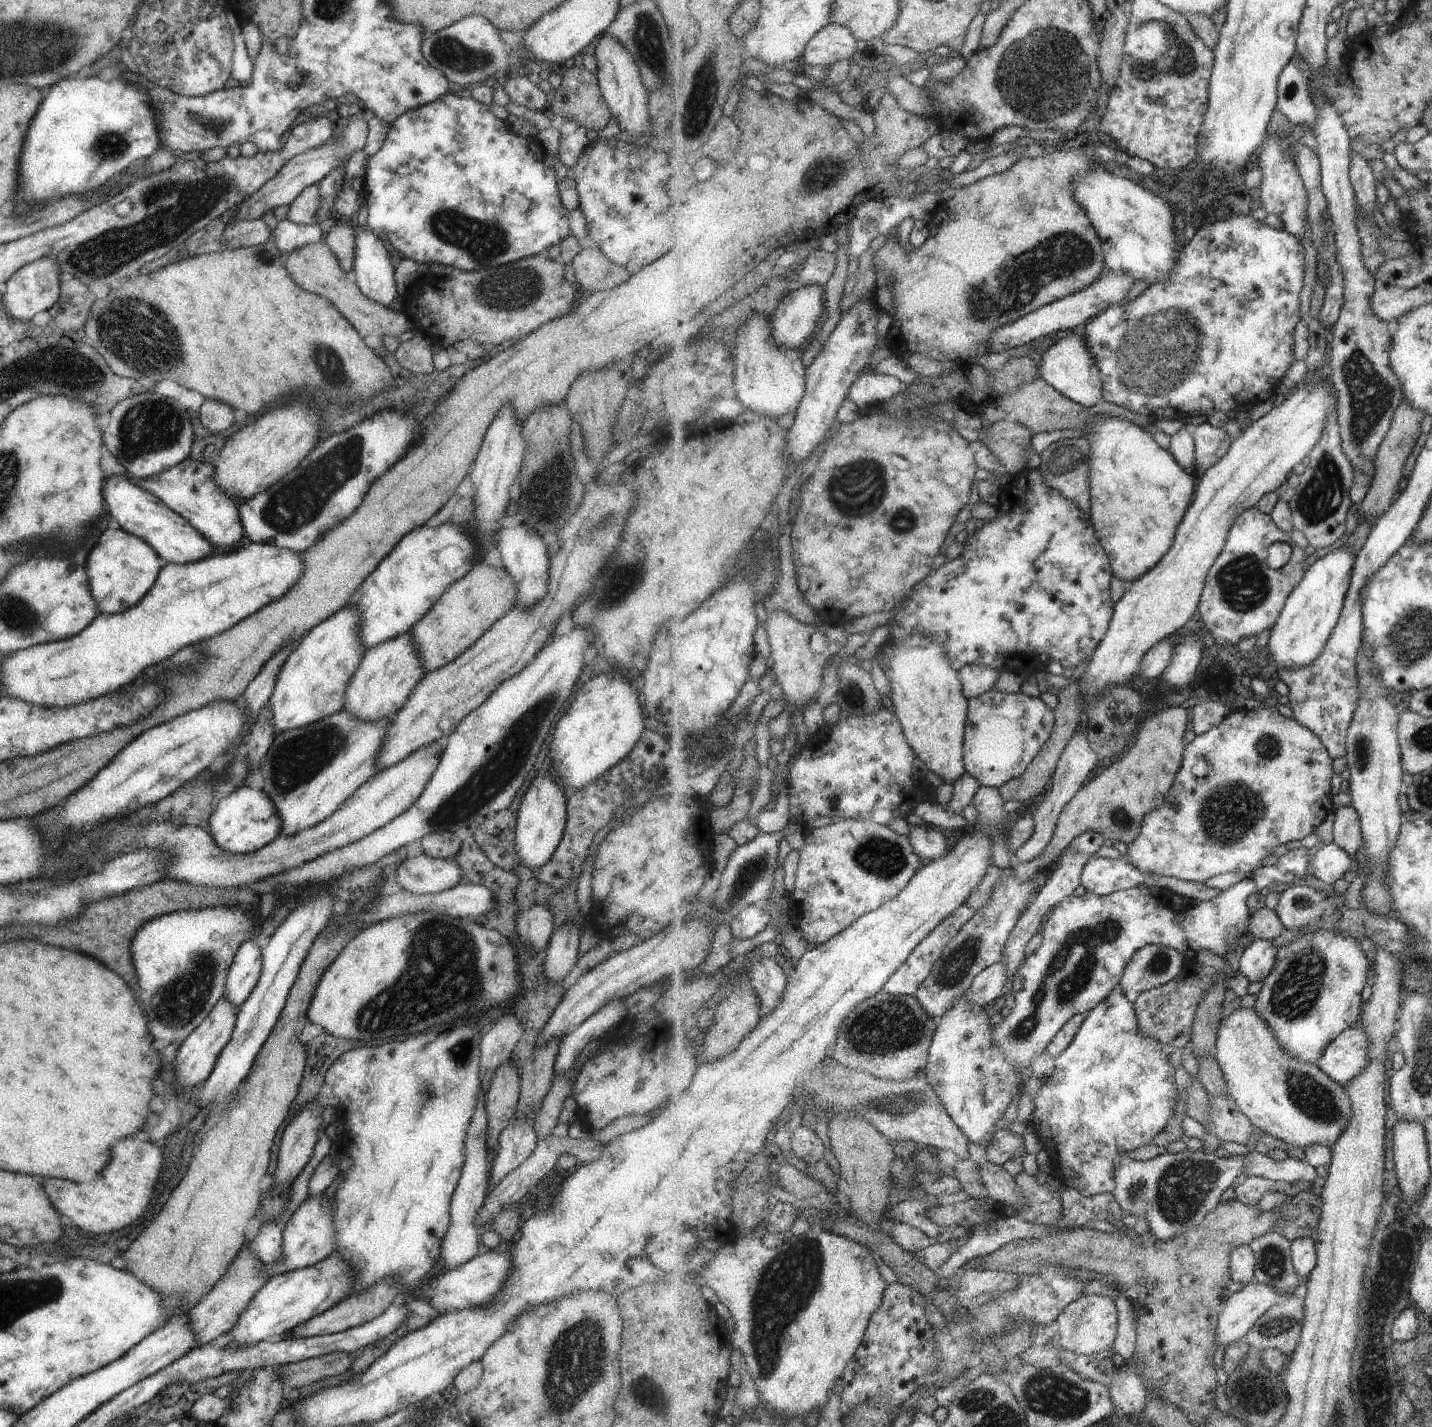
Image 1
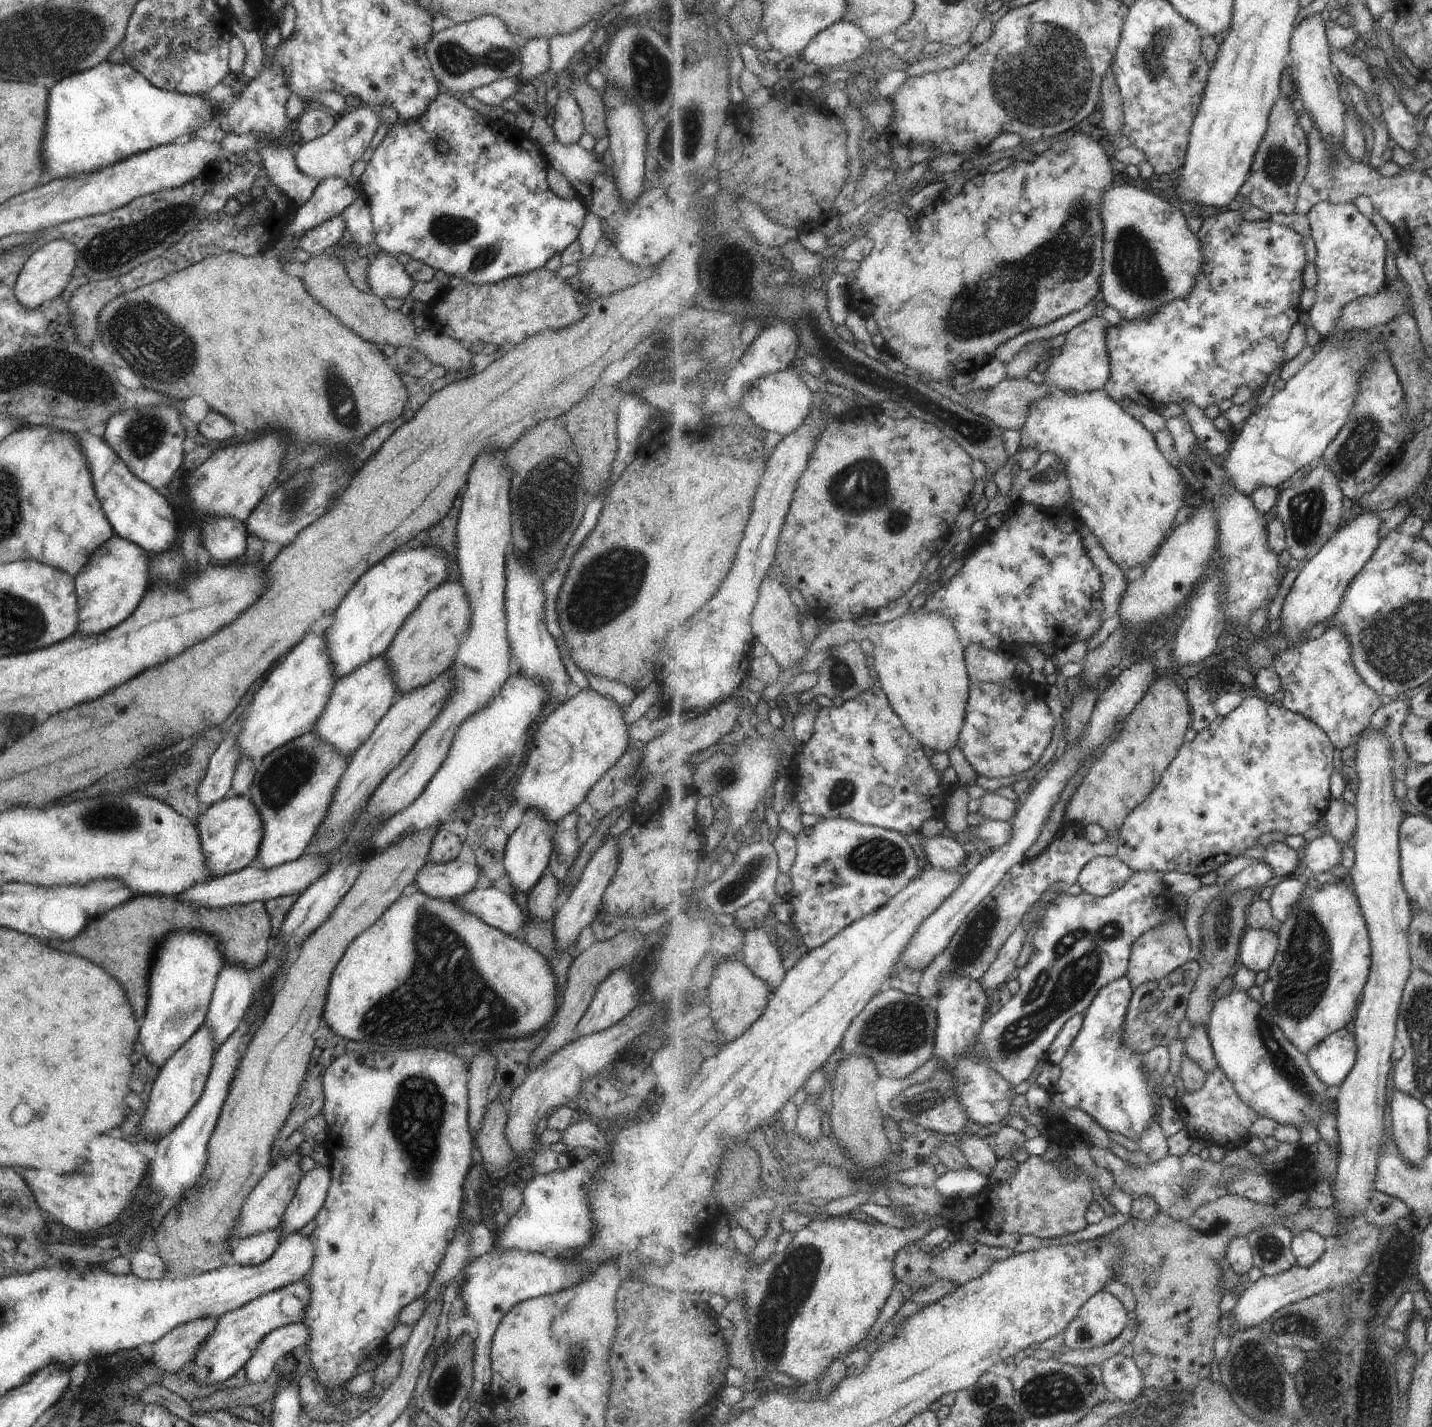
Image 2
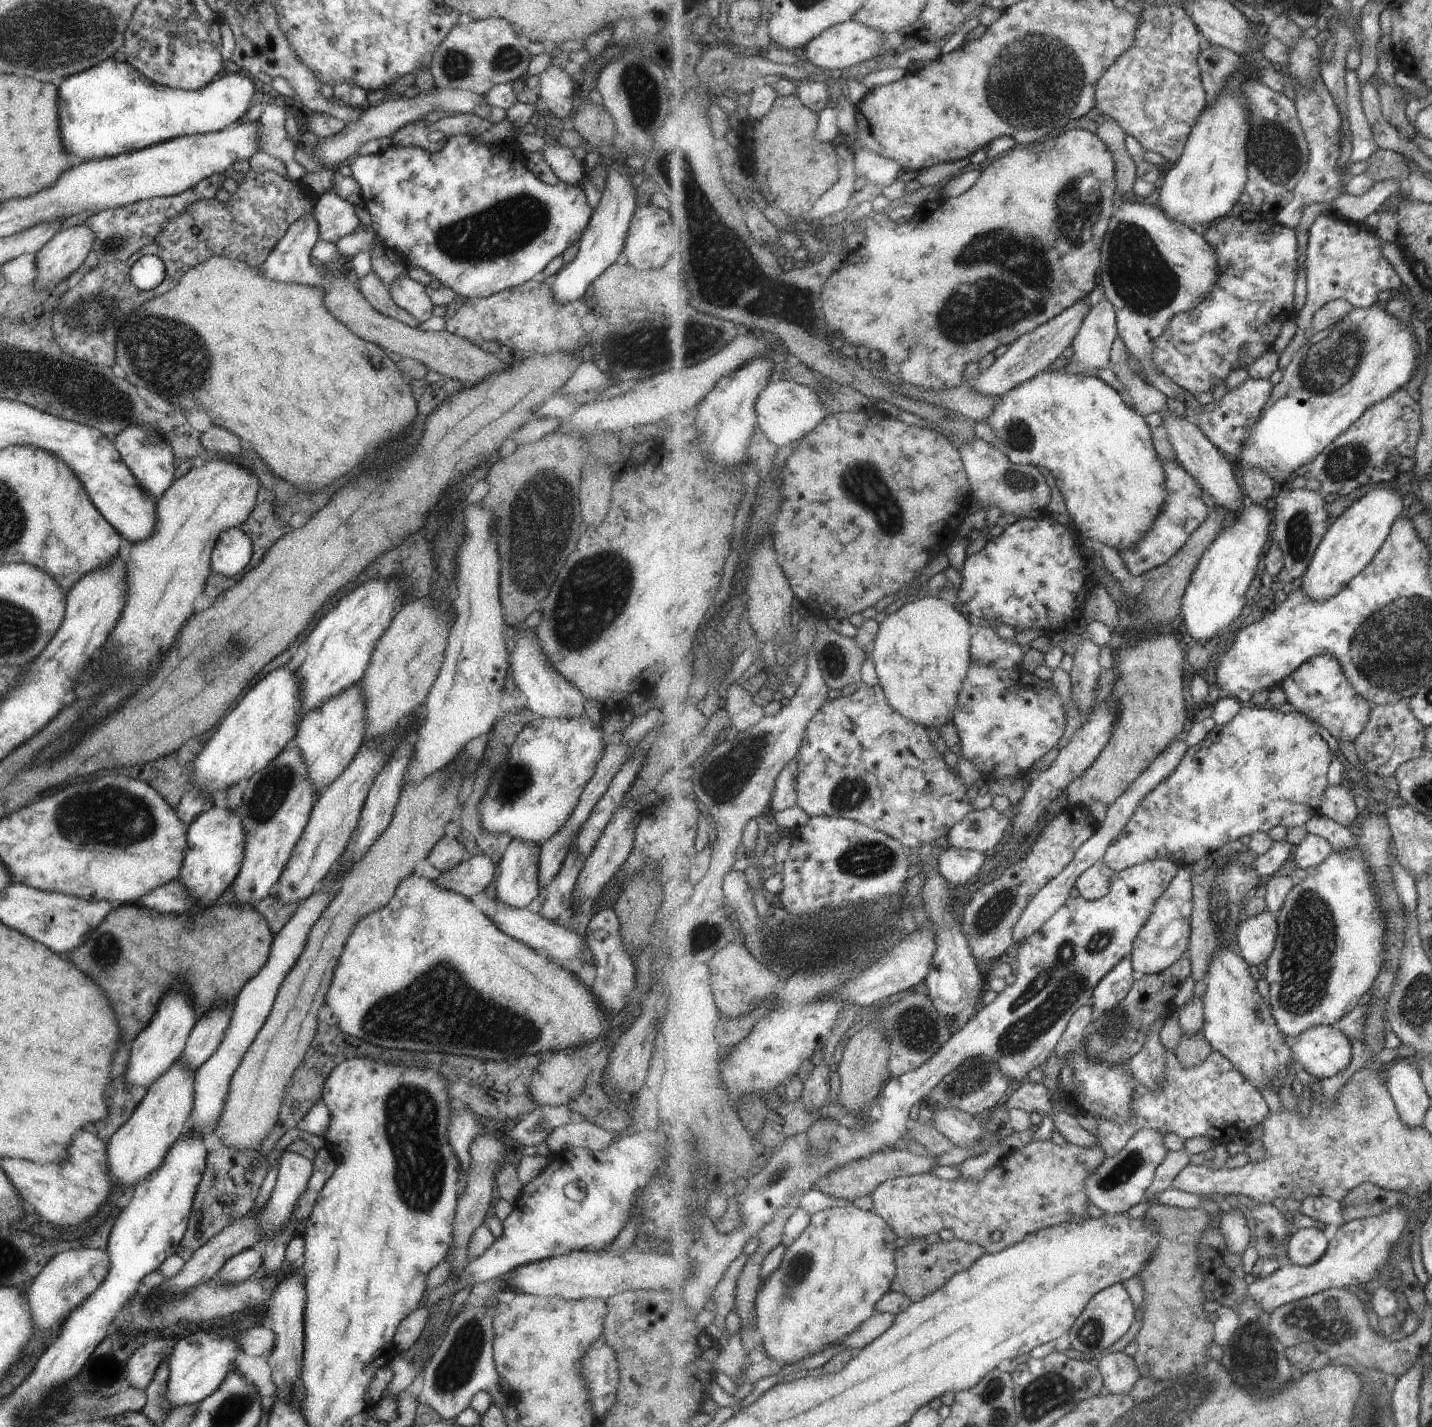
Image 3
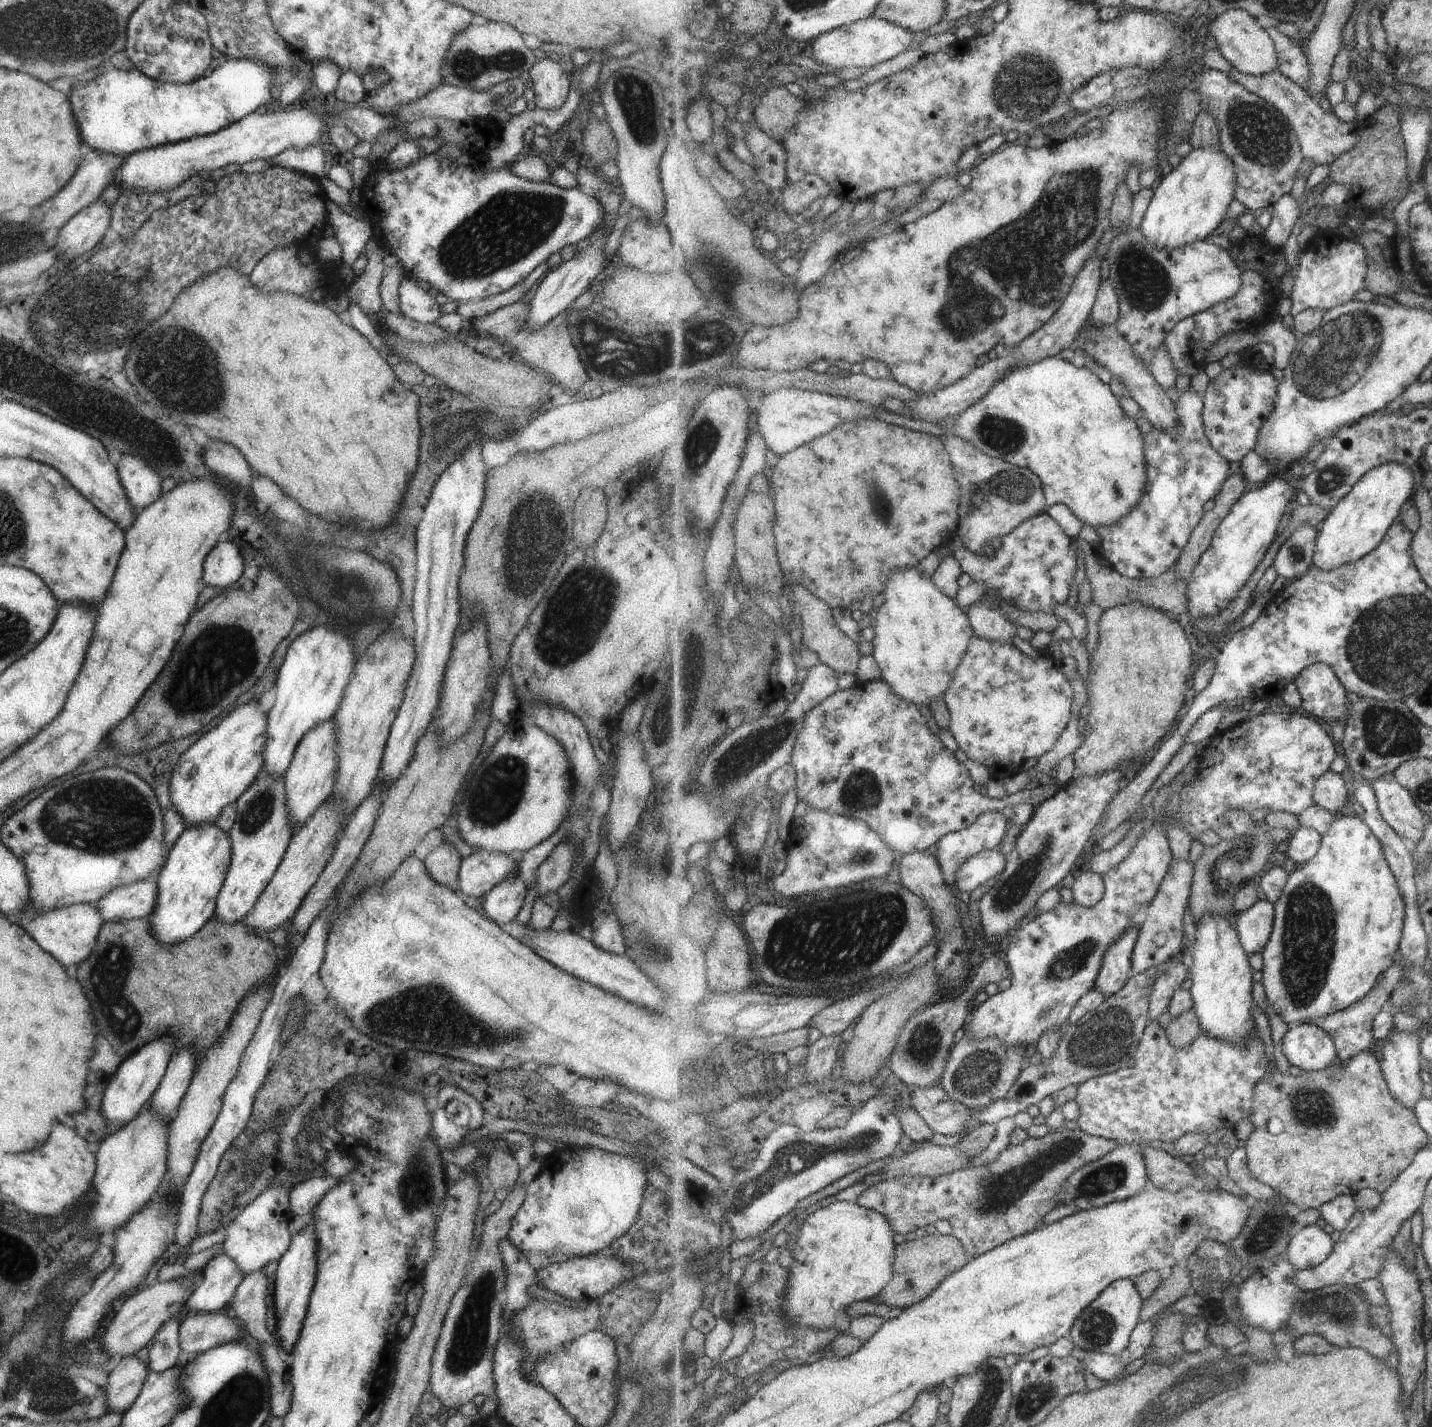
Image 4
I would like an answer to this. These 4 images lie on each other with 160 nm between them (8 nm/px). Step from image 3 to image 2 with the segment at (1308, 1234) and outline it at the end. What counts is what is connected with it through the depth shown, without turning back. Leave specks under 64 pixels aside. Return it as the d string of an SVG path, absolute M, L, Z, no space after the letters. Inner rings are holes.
M1303 1230L1297 1233L1292 1243L1292 1250L1299 1267L1311 1267L1321 1260L1329 1245L1319 1232Z

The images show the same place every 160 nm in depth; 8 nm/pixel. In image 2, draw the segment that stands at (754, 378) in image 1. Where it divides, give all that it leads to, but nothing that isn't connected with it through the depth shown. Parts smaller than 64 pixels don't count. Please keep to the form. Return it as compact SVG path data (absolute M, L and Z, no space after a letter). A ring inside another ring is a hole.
M793 367L787 370L781 370L777 374L759 378L751 390L745 392L742 408L751 416L751 419L765 432L771 431L787 438L799 426L805 424L805 420L811 414L815 394L809 390L809 386L801 380L801 376L793 370Z

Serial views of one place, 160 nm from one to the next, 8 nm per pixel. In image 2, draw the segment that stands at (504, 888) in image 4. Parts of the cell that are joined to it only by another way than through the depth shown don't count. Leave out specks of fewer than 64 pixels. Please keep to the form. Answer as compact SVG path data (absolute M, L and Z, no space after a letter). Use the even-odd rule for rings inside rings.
M525 809L523 812L519 826L511 832L511 836L506 841L502 859L504 874L509 878L511 888L515 892L527 895L539 881L543 870L548 866L552 850L552 834L555 829L555 823L547 821L534 809Z

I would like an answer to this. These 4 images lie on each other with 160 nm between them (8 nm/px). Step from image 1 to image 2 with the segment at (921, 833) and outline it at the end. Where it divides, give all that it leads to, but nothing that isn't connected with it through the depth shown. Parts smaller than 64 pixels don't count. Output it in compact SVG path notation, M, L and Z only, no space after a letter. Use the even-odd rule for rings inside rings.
M940 835L925 837L922 847L929 866L951 870L951 872L961 871L965 866L963 862L969 856L957 840Z

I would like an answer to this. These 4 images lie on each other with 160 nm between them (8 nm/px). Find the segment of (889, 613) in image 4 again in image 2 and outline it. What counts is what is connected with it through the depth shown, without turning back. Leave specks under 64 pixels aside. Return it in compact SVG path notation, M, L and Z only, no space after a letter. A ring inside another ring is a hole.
M922 608L891 622L869 624L862 629L874 645L871 662L877 672L877 682L890 699L894 712L925 747L949 755L959 744L972 684L966 649L955 620Z

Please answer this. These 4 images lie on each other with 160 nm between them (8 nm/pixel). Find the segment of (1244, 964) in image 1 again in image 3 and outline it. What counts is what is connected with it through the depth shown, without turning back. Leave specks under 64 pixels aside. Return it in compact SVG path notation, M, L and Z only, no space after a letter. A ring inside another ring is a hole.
M1269 911L1243 919L1236 948L1251 966L1266 964L1270 959L1276 947L1278 928L1278 919Z

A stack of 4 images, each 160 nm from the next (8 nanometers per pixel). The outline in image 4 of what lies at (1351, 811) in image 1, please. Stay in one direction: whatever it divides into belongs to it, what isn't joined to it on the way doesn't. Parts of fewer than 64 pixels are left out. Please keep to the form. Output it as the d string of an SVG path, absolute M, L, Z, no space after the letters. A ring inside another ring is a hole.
M1329 771L1319 779L1315 787L1316 804L1335 816L1343 814L1343 808L1353 801L1350 780L1347 775Z

